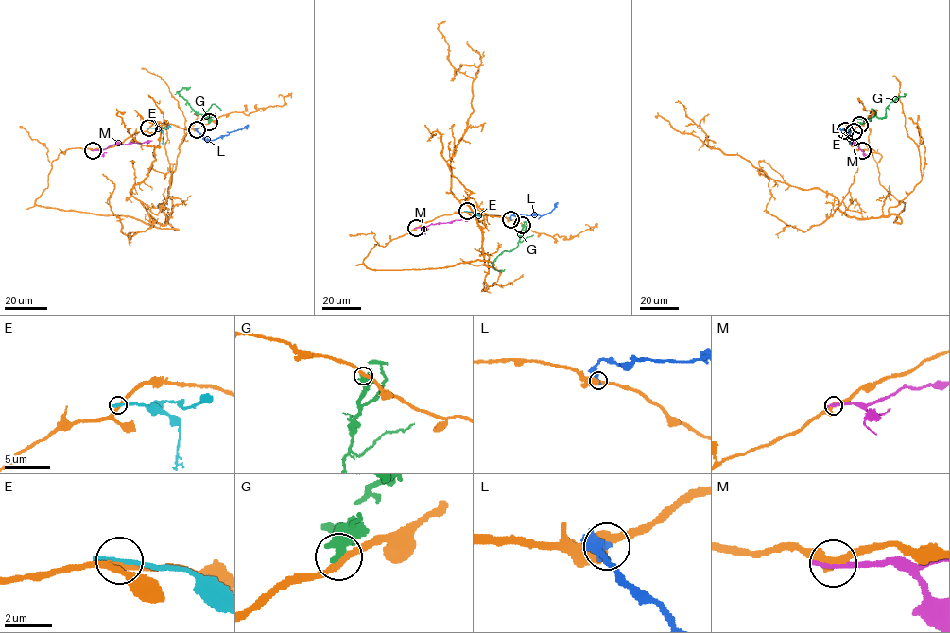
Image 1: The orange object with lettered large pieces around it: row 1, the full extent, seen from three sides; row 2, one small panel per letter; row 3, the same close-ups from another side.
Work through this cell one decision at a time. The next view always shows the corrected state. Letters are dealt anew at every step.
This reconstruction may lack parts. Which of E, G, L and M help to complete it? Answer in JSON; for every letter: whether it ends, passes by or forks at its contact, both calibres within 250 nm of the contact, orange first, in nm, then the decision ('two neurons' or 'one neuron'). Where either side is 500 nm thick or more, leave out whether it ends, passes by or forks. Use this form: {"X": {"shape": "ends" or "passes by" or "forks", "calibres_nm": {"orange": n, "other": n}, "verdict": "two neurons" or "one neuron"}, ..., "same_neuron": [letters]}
{"E": {"shape": "ends", "calibres_nm": {"orange": 280, "other": 280}, "verdict": "two neurons"}, "G": {"shape": "ends", "calibres_nm": {"orange": 260, "other": 480}, "verdict": "two neurons"}, "L": {"calibres_nm": {"orange": 600, "other": 400}, "verdict": "two neurons"}, "M": {"shape": "ends", "calibres_nm": {"orange": 360, "other": 360}, "verdict": "two neurons"}, "same_neuron": []}

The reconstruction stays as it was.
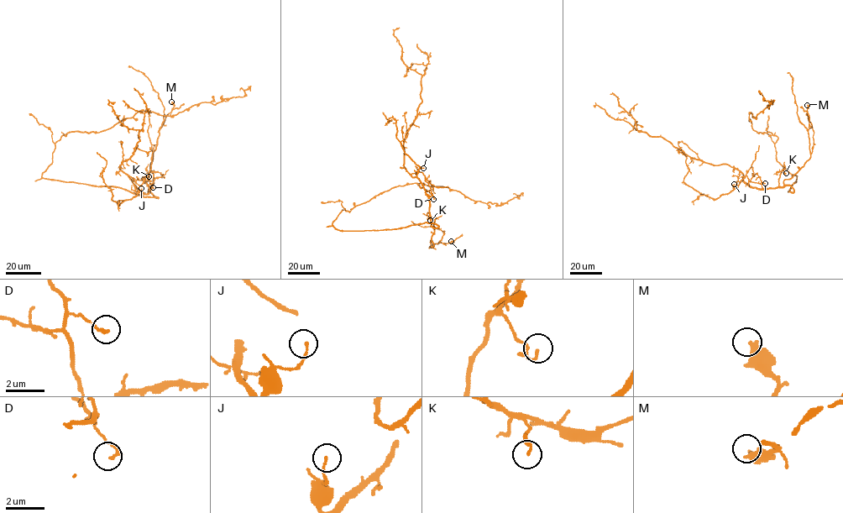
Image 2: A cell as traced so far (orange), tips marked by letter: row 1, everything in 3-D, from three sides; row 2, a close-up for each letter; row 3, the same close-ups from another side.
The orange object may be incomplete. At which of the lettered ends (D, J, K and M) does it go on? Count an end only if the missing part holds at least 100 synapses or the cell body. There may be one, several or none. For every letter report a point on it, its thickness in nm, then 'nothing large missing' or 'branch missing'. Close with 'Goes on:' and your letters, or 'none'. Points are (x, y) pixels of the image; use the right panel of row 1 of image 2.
D: at (765, 183); 140 nm thick; nothing large missing
J: at (734, 184); 100 nm thick; nothing large missing
K: at (786, 173); 70 nm thick; nothing large missing
M: at (807, 105); 440 nm thick; nothing large missing
Goes on: none

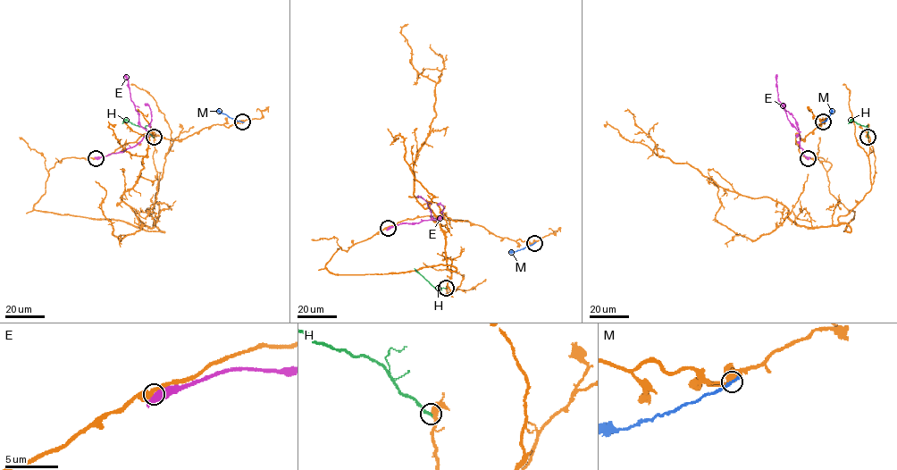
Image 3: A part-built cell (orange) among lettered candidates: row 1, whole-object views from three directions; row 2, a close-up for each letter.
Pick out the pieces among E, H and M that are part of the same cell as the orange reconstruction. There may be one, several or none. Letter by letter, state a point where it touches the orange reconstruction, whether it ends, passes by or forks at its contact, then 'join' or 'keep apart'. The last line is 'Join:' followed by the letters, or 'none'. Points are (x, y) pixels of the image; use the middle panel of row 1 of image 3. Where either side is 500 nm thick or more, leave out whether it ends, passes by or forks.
E: meets orange at (388, 228); keep apart
H: meets orange at (446, 288); it ends there; join
M: meets orange at (534, 243); it ends there; keep apart
Join: H

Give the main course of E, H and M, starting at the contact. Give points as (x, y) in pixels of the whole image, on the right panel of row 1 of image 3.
E: (808, 158), (800, 147), (796, 121), (778, 100), (777, 74)
H: (867, 138), (867, 126), (853, 121), (848, 123)
M: (823, 121), (832, 113), (831, 109)

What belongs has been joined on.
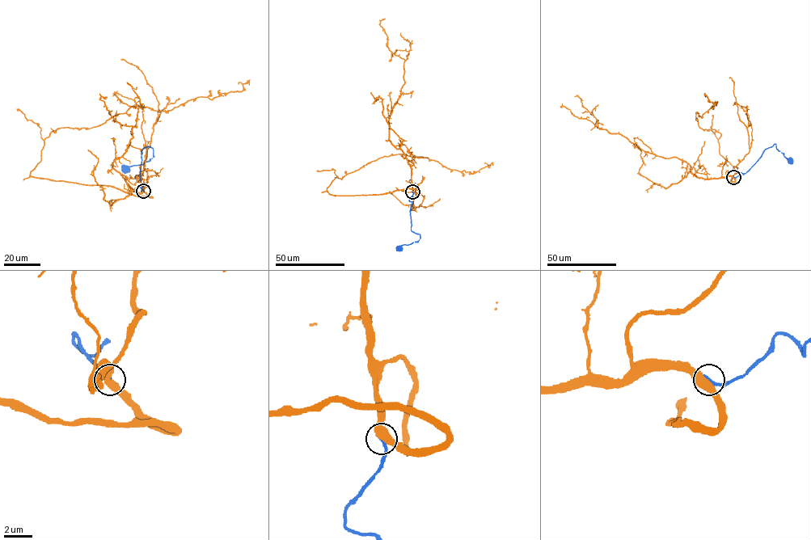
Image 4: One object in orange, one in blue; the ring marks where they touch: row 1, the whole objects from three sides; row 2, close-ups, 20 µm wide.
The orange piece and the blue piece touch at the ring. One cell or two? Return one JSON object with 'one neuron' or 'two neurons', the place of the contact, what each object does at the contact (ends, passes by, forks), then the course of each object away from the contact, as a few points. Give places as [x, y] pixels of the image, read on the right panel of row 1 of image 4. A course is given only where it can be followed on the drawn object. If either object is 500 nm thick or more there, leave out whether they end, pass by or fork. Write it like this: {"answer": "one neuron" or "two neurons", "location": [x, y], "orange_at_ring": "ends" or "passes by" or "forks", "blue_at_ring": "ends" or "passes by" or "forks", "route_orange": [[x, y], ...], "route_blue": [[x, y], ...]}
{"answer": "one neuron", "location": [733, 177], "route_orange": [[733, 177], [730, 181], [737, 168], [720, 153], [721, 134], [703, 130], [695, 118], [714, 106], [707, 97]], "route_blue": [[733, 177], [747, 171], [763, 151], [775, 144], [790, 159]]}

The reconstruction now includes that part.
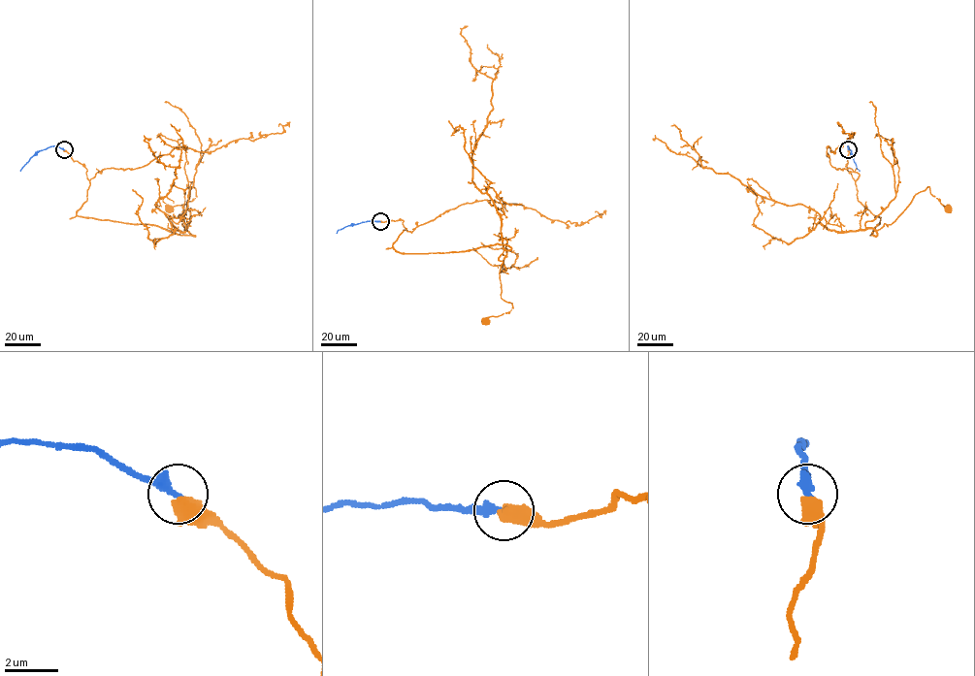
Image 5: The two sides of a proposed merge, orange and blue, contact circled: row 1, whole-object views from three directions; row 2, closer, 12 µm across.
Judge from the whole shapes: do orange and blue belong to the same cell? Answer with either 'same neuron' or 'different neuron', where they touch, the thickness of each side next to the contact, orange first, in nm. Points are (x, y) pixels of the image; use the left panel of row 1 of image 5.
same neuron | (64, 149) | 600/320 nm

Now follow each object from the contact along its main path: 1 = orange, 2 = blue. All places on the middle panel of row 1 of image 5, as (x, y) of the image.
1: (379, 221), (403, 220), (392, 245), (405, 253), (507, 245), (499, 257), (501, 298), (512, 307), (485, 320)
2: (379, 221), (348, 225), (336, 233)

